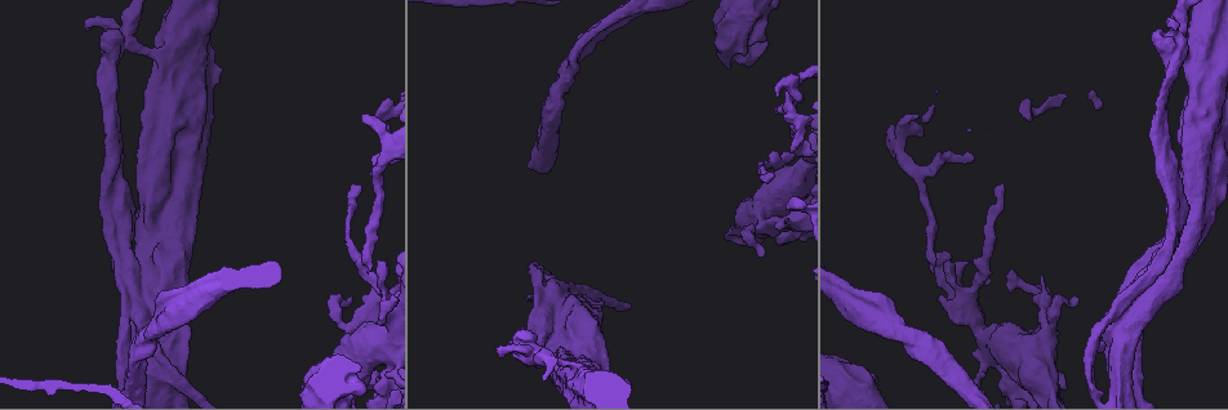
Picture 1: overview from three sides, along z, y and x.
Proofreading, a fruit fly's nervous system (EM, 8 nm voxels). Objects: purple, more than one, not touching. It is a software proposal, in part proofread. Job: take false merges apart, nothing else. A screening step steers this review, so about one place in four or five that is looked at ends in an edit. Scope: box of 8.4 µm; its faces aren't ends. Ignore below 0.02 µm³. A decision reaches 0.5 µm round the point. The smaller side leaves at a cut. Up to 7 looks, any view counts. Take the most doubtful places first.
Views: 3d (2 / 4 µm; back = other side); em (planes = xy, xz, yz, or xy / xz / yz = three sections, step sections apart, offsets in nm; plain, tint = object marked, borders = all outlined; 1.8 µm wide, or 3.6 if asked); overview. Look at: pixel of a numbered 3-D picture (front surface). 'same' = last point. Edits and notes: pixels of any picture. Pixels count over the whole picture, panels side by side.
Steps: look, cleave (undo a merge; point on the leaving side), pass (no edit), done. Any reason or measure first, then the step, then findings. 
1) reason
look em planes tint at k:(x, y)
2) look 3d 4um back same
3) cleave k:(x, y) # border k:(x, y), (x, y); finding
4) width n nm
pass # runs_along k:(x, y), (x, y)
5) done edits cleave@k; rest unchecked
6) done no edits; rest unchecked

sharp bend
look em 3.6um planes tint at 1:(1115, 317)

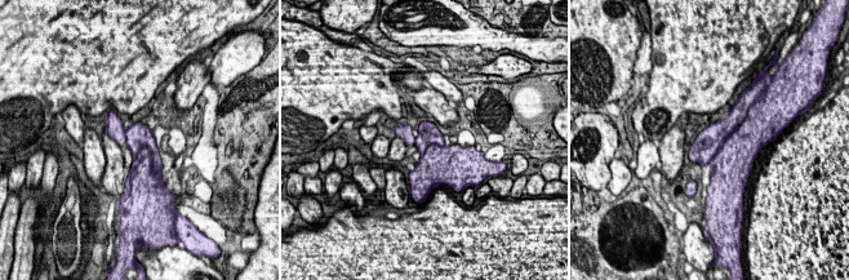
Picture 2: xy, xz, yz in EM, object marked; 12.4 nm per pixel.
pass # continuous, no second neuron

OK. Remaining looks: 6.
abrupt turn
look 3d 4um back at 1:(541, 352)

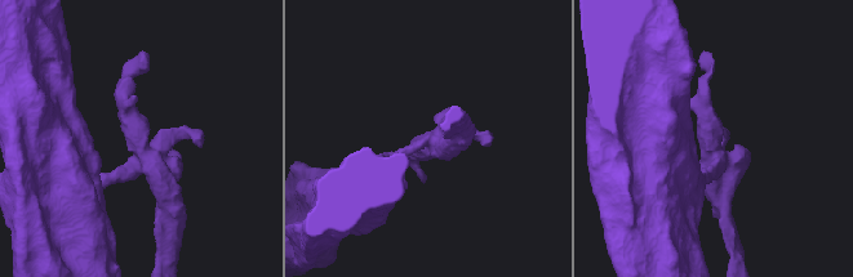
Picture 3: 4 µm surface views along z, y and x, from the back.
need the tissue
look em xy step 16 tint at 3:(147, 157)

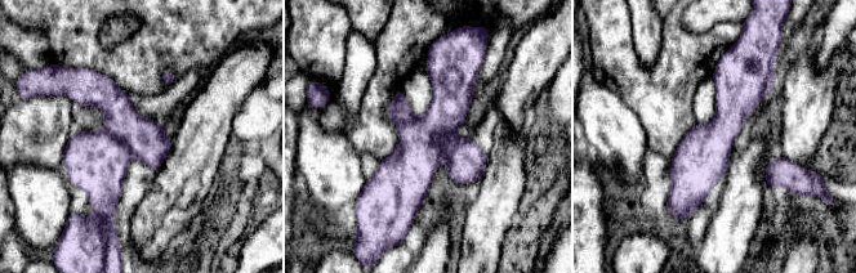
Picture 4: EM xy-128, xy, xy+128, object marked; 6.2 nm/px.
look em yz step 8 tint same

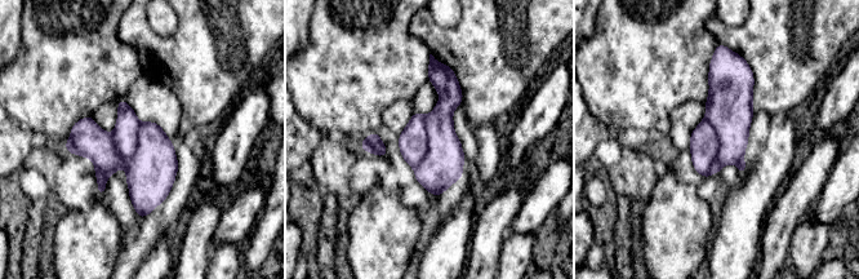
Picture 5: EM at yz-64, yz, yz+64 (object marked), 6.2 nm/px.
pass # continuous, no second neuron

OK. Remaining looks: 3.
branch point
look em planes tint at 1:(788, 99)

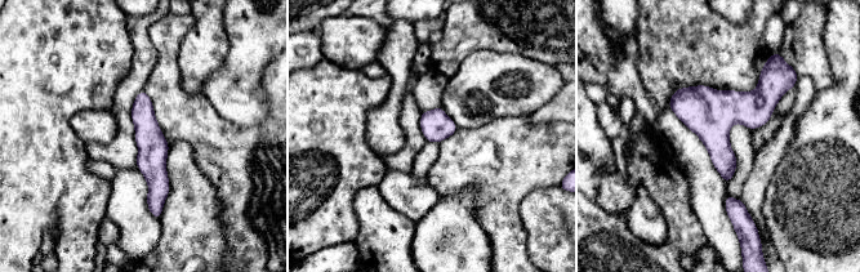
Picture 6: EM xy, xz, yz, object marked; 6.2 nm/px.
width 190 nm
pass # runs_along 6:(142, 96), (157, 210); all the same neuron

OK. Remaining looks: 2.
done no edits; rest unchecked

